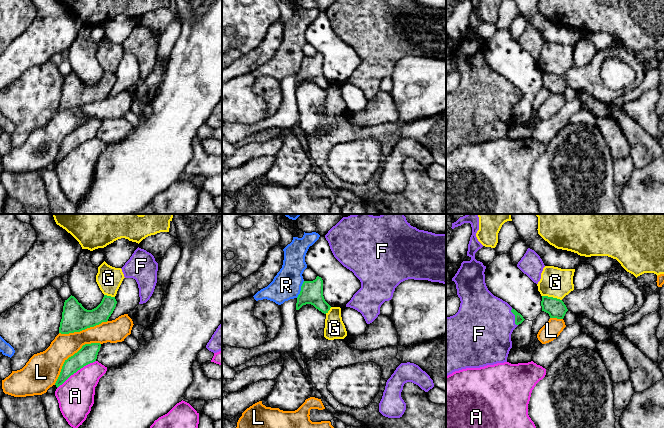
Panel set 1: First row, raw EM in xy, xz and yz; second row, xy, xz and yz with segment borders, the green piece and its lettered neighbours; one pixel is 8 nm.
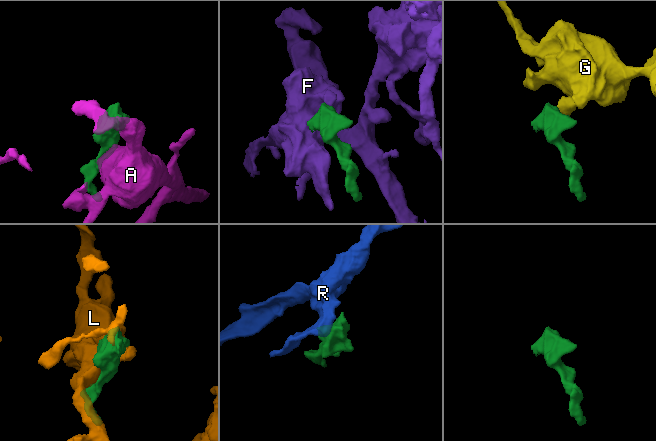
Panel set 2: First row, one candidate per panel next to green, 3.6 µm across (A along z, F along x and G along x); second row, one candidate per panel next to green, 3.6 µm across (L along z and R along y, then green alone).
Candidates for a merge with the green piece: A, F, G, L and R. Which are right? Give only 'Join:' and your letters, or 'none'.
Join: F

